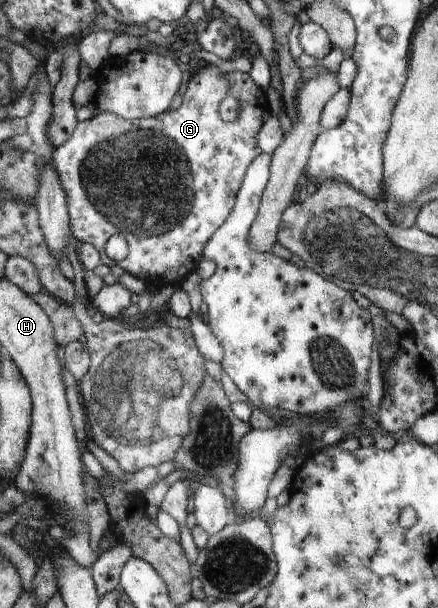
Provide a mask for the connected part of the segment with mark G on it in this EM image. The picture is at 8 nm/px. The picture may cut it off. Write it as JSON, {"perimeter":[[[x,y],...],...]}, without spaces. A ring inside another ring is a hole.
{"perimeter":[[[202,63],[192,73],[184,94],[182,104],[176,110],[165,112],[164,115],[156,115],[155,117],[145,117],[144,119],[121,119],[116,114],[110,112],[101,112],[86,121],[78,121],[72,136],[64,145],[53,150],[50,156],[50,165],[56,170],[61,188],[66,194],[66,207],[68,210],[70,229],[77,240],[78,245],[82,243],[92,244],[100,251],[100,262],[109,267],[119,266],[123,268],[125,273],[132,274],[135,278],[142,280],[146,286],[155,288],[163,288],[166,286],[174,286],[181,288],[182,282],[185,280],[183,276],[191,274],[193,270],[197,270],[197,264],[200,264],[201,252],[211,235],[229,218],[233,205],[236,203],[236,194],[240,190],[241,183],[244,182],[244,176],[247,174],[249,166],[253,160],[262,152],[259,145],[259,132],[263,126],[263,111],[268,110],[267,96],[263,88],[258,87],[256,81],[252,79],[249,73],[240,71],[222,72],[218,67],[211,64]],[[233,96],[239,102],[239,110],[237,110],[237,120],[233,122],[223,122],[219,116],[219,106],[225,98]],[[114,234],[125,236],[129,245],[129,254],[122,260],[113,262],[109,260],[109,256],[105,254],[105,243]]]}

